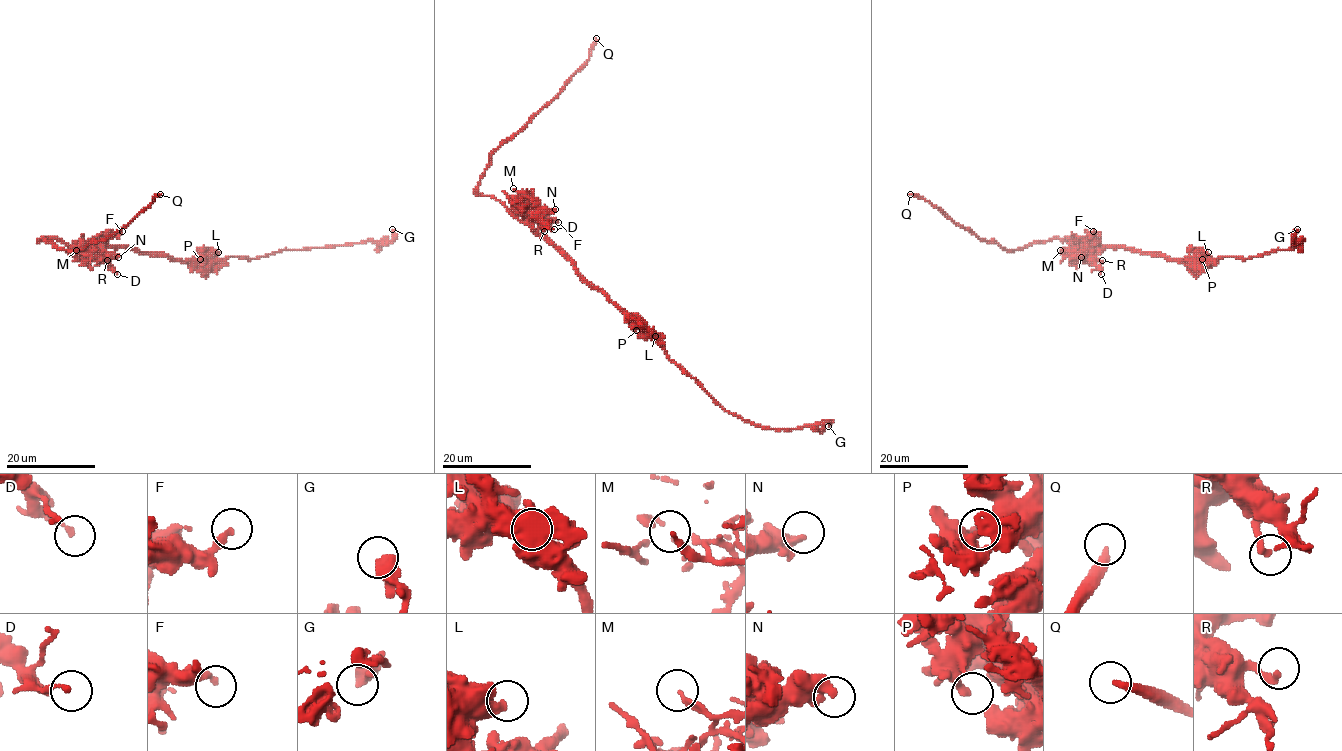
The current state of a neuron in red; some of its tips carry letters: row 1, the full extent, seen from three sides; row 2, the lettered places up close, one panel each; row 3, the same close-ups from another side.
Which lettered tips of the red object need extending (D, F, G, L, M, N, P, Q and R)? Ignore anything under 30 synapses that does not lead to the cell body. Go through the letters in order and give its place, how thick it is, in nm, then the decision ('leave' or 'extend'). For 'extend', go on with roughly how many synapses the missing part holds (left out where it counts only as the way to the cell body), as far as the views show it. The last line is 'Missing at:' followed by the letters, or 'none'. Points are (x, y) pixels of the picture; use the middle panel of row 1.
D: (554, 229) | 180 nm | leave
F: (558, 222) | 200 nm | leave
G: (828, 426) | 550 nm | leave
L: (655, 336) | 360 nm | leave
M: (513, 188) | 180 nm | leave
N: (555, 209) | 320 nm | leave
P: (636, 330) | 320 nm | leave
Q: (596, 38) | 320 nm | extend
R: (544, 231) | 280 nm | leave
Missing at: Q

